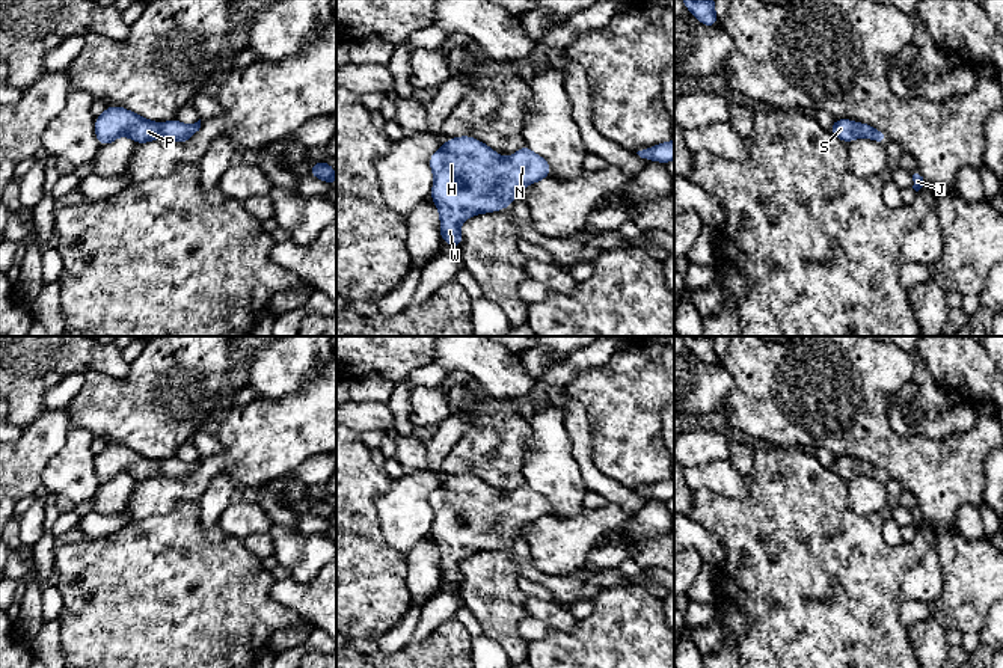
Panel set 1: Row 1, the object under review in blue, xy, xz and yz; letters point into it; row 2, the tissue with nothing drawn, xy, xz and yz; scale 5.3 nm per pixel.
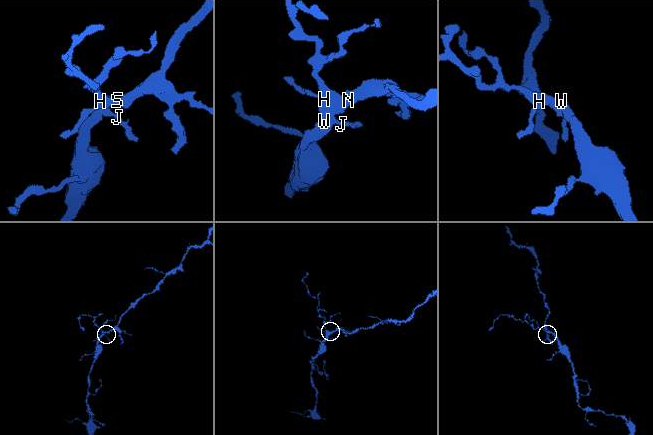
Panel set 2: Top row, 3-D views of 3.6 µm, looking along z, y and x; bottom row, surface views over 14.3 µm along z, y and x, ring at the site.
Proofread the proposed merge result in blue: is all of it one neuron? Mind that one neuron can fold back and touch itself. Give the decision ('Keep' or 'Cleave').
Keep

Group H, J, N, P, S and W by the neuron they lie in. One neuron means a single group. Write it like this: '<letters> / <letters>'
H J N P S W

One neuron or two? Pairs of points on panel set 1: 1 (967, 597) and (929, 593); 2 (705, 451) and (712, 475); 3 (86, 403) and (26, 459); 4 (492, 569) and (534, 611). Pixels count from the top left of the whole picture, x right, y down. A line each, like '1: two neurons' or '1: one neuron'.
1: two neurons
2: two neurons
3: two neurons
4: two neurons

